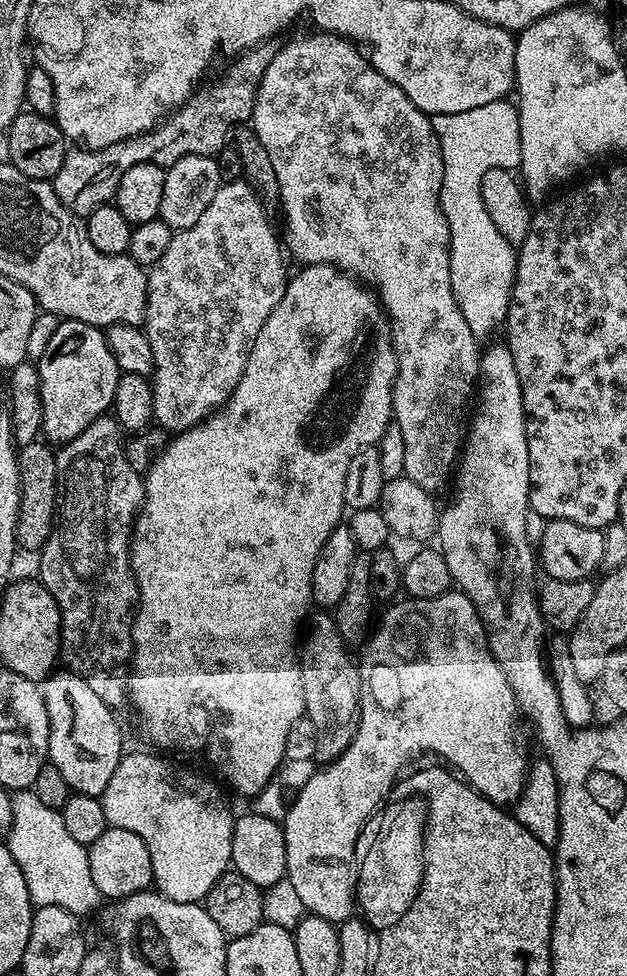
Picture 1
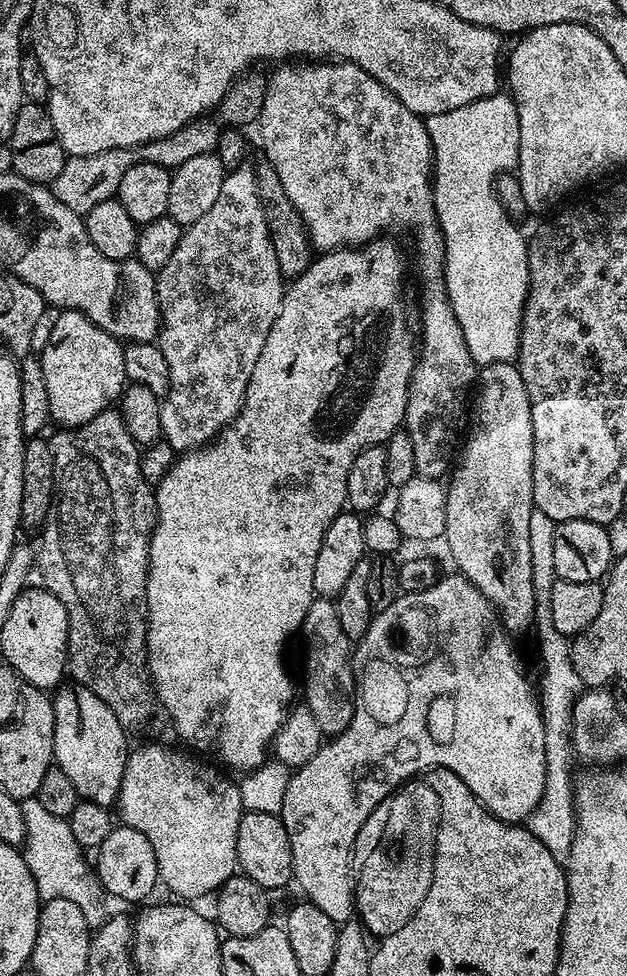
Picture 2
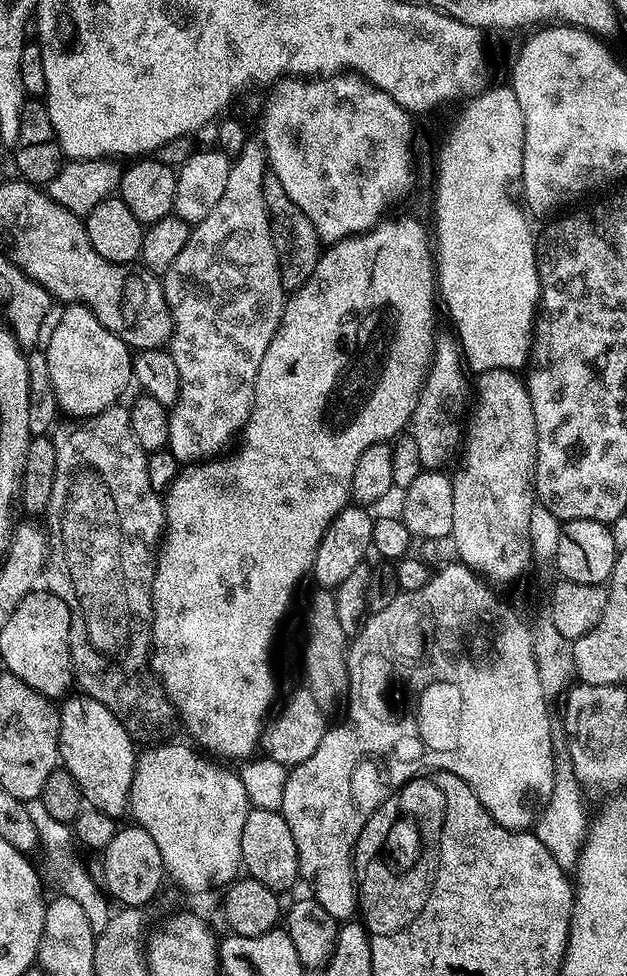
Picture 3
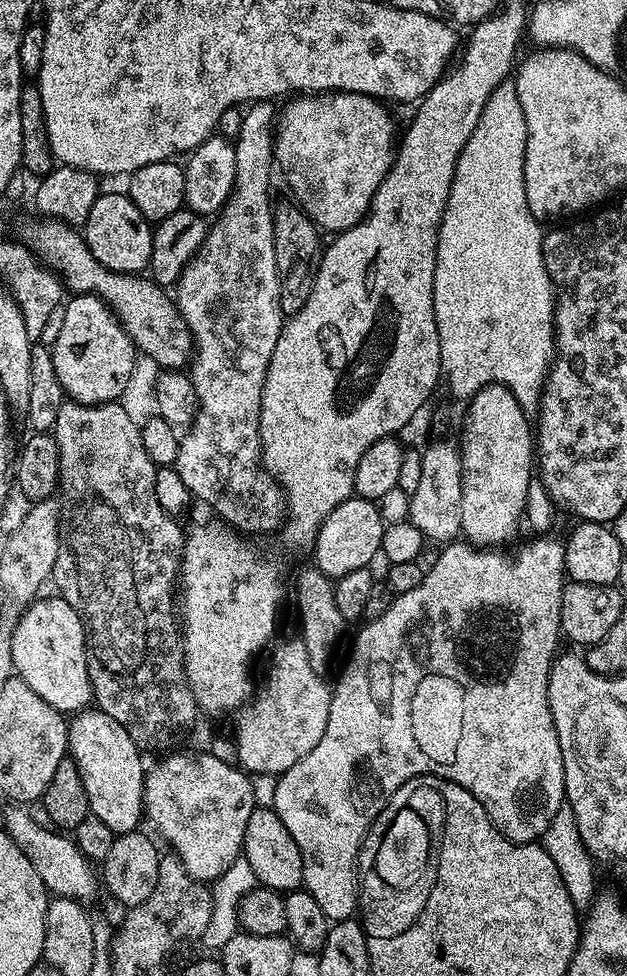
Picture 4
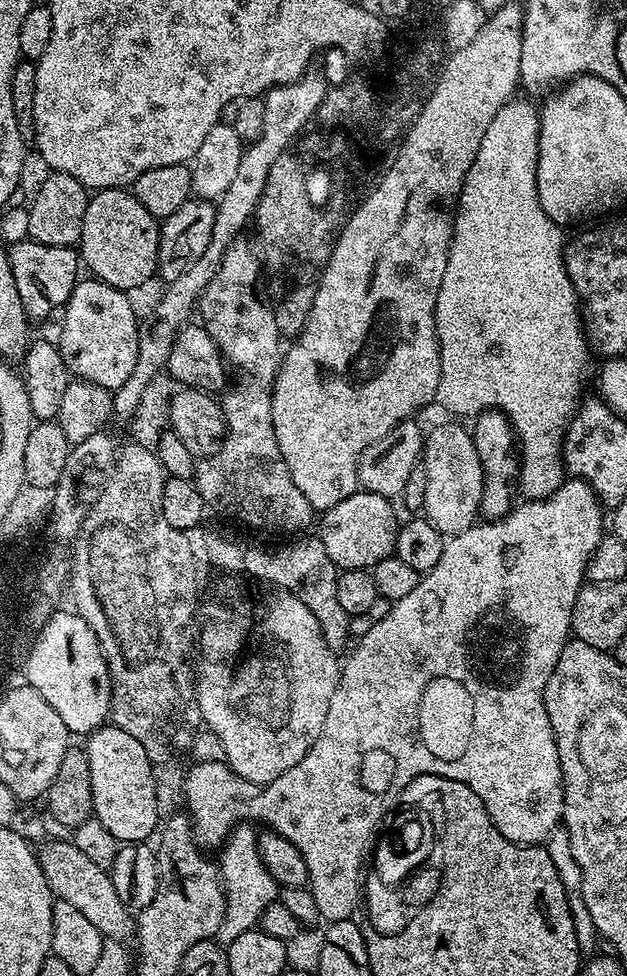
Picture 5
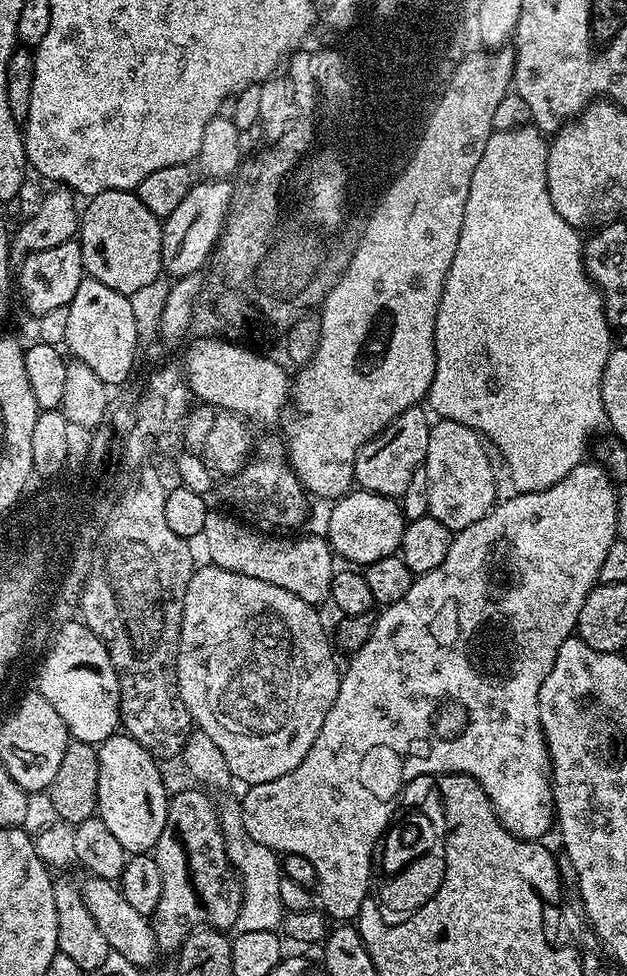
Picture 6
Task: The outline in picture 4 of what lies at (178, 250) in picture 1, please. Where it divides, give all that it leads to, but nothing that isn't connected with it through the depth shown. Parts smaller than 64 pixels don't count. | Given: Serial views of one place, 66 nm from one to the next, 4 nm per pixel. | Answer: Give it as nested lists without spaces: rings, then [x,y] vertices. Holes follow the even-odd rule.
[[[253,100],[251,104],[243,109],[242,126],[234,137],[236,146],[236,187],[233,189],[227,204],[219,213],[217,224],[213,223],[208,229],[208,236],[204,239],[204,244],[198,249],[196,255],[189,260],[188,265],[182,270],[179,280],[174,285],[174,303],[180,309],[180,317],[184,320],[184,325],[188,327],[194,345],[194,355],[190,360],[190,375],[192,385],[198,394],[200,411],[196,413],[196,419],[192,421],[187,429],[188,433],[183,433],[180,441],[180,453],[176,459],[175,468],[182,476],[191,492],[191,495],[201,500],[204,504],[209,504],[217,512],[219,519],[223,523],[236,529],[237,533],[249,534],[248,532],[276,532],[279,533],[286,523],[288,514],[288,497],[285,496],[283,488],[276,483],[276,479],[268,473],[268,469],[262,463],[262,453],[260,451],[260,407],[262,406],[262,390],[266,382],[266,370],[270,366],[270,358],[274,354],[274,346],[278,346],[280,329],[284,327],[286,319],[280,311],[280,271],[276,265],[276,255],[274,254],[274,230],[272,229],[272,209],[273,201],[268,201],[268,183],[272,180],[272,168],[274,172],[274,129],[278,123],[277,105],[270,100]]]

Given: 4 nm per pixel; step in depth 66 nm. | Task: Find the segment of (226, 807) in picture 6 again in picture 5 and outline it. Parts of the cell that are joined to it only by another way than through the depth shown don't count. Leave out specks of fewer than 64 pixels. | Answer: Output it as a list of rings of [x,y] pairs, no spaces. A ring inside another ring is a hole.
[[[241,822],[236,825],[221,849],[222,858],[220,857],[218,867],[224,883],[227,906],[223,914],[222,925],[218,926],[214,938],[222,946],[234,942],[239,934],[251,931],[259,923],[266,906],[275,903],[279,897],[280,887],[270,872],[266,870],[265,863],[262,862],[258,840],[257,829],[254,830],[248,822]]]

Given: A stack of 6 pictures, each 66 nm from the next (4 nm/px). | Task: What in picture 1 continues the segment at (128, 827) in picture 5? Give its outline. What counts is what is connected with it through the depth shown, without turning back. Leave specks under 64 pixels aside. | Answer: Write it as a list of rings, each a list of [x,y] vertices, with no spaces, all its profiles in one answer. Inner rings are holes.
[[[71,670],[53,671],[47,680],[43,681],[42,691],[46,702],[46,714],[50,718],[50,746],[48,747],[49,761],[58,766],[62,778],[66,778],[69,789],[73,793],[81,792],[87,796],[100,797],[106,790],[106,782],[114,775],[114,766],[118,766],[122,755],[120,748],[120,724],[116,721],[117,713],[86,686],[81,676]]]

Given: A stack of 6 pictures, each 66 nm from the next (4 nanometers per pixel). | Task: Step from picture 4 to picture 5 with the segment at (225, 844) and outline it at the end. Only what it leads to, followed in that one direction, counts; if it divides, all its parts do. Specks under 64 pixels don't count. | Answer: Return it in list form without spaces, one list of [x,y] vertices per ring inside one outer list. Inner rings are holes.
[[[196,760],[193,765],[184,780],[184,800],[188,803],[186,812],[191,819],[197,844],[205,850],[220,850],[236,825],[245,819],[244,811],[247,808],[249,811],[250,801],[258,788],[233,772],[223,760]]]

